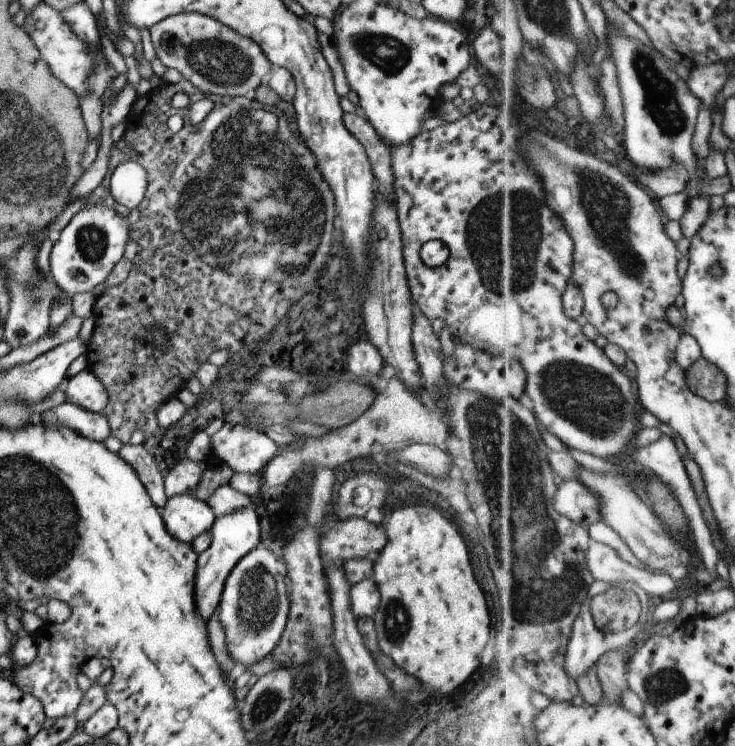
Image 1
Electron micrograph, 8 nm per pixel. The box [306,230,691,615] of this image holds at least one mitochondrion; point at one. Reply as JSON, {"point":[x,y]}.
{"point":[588,399]}

